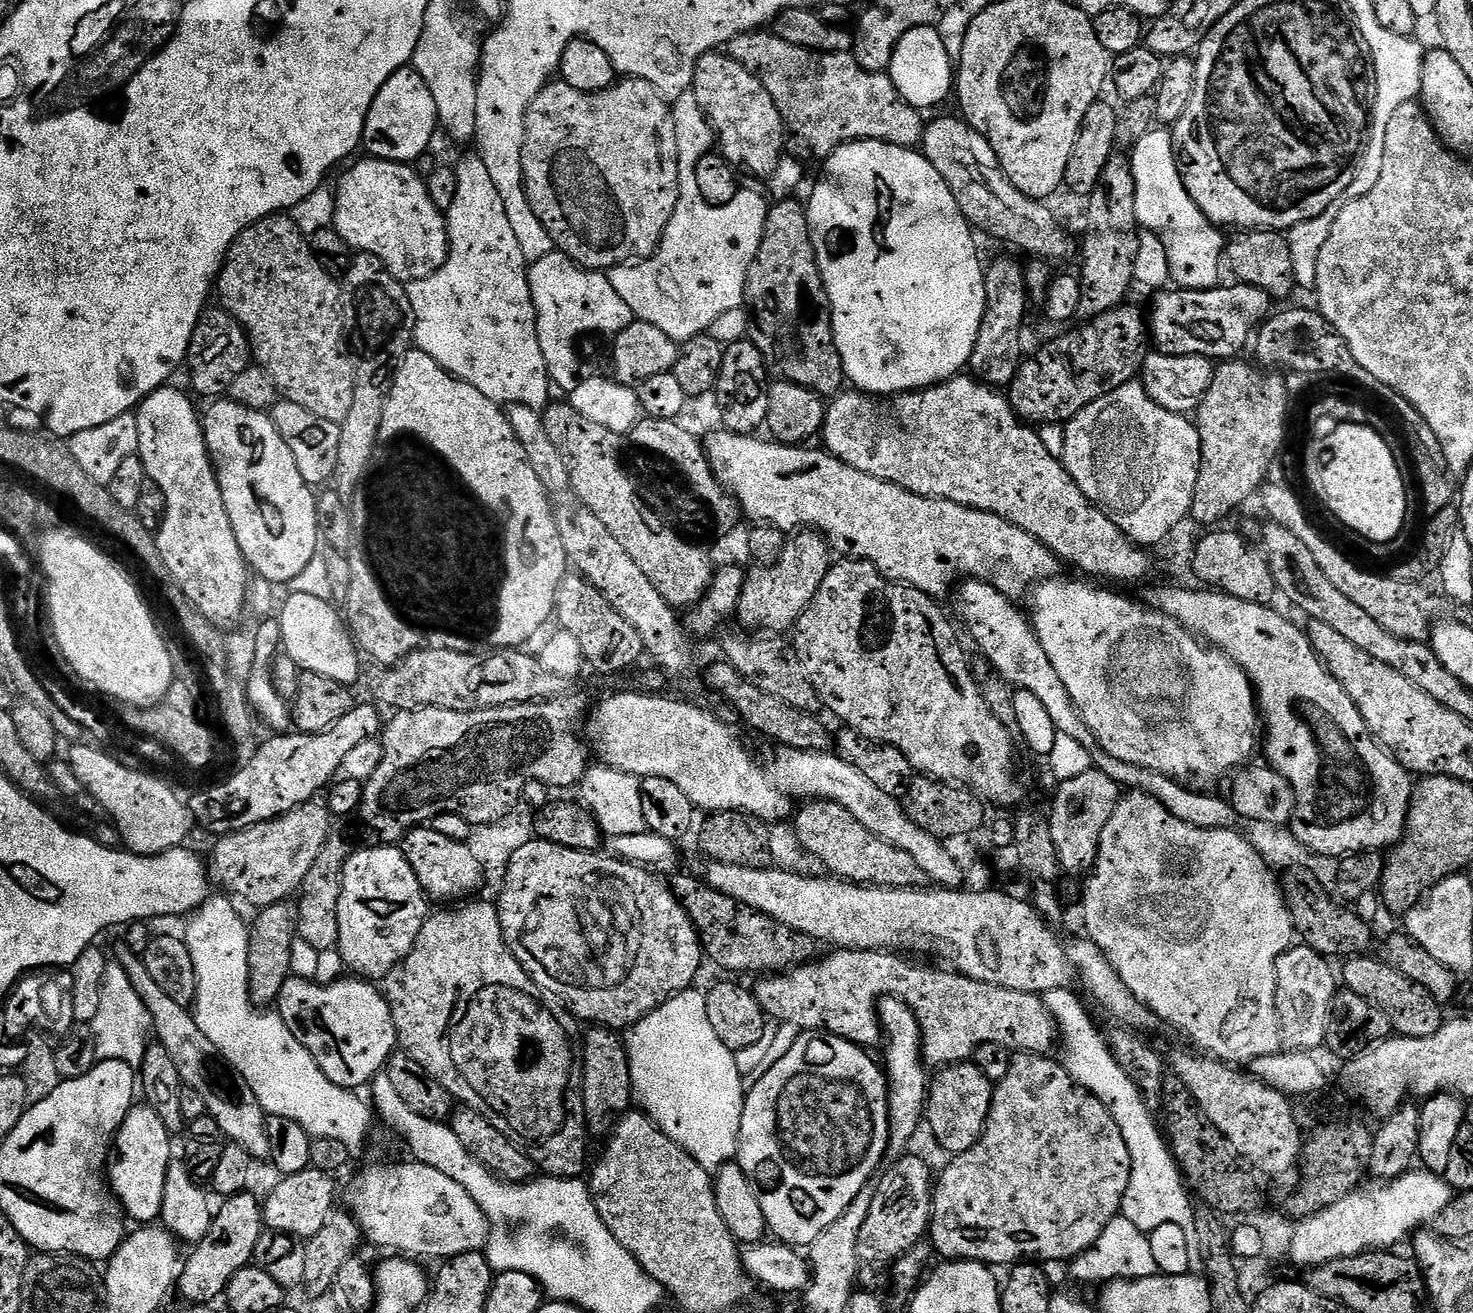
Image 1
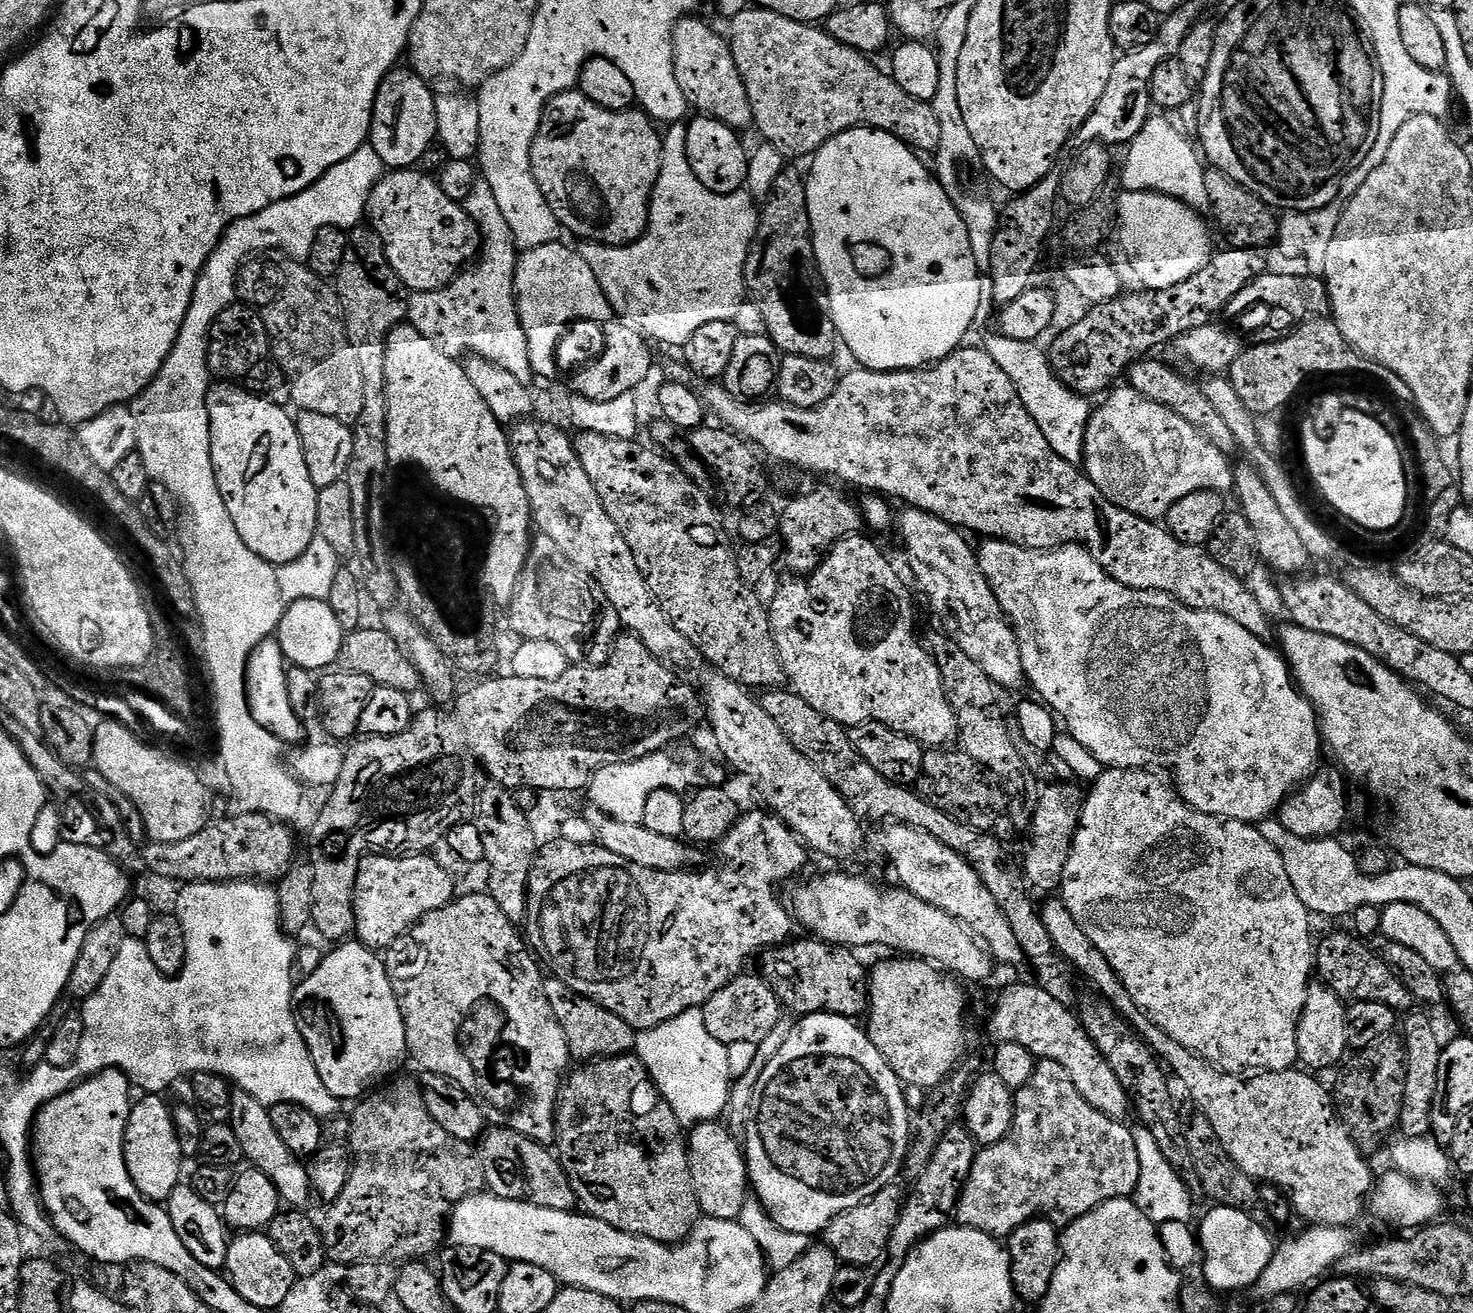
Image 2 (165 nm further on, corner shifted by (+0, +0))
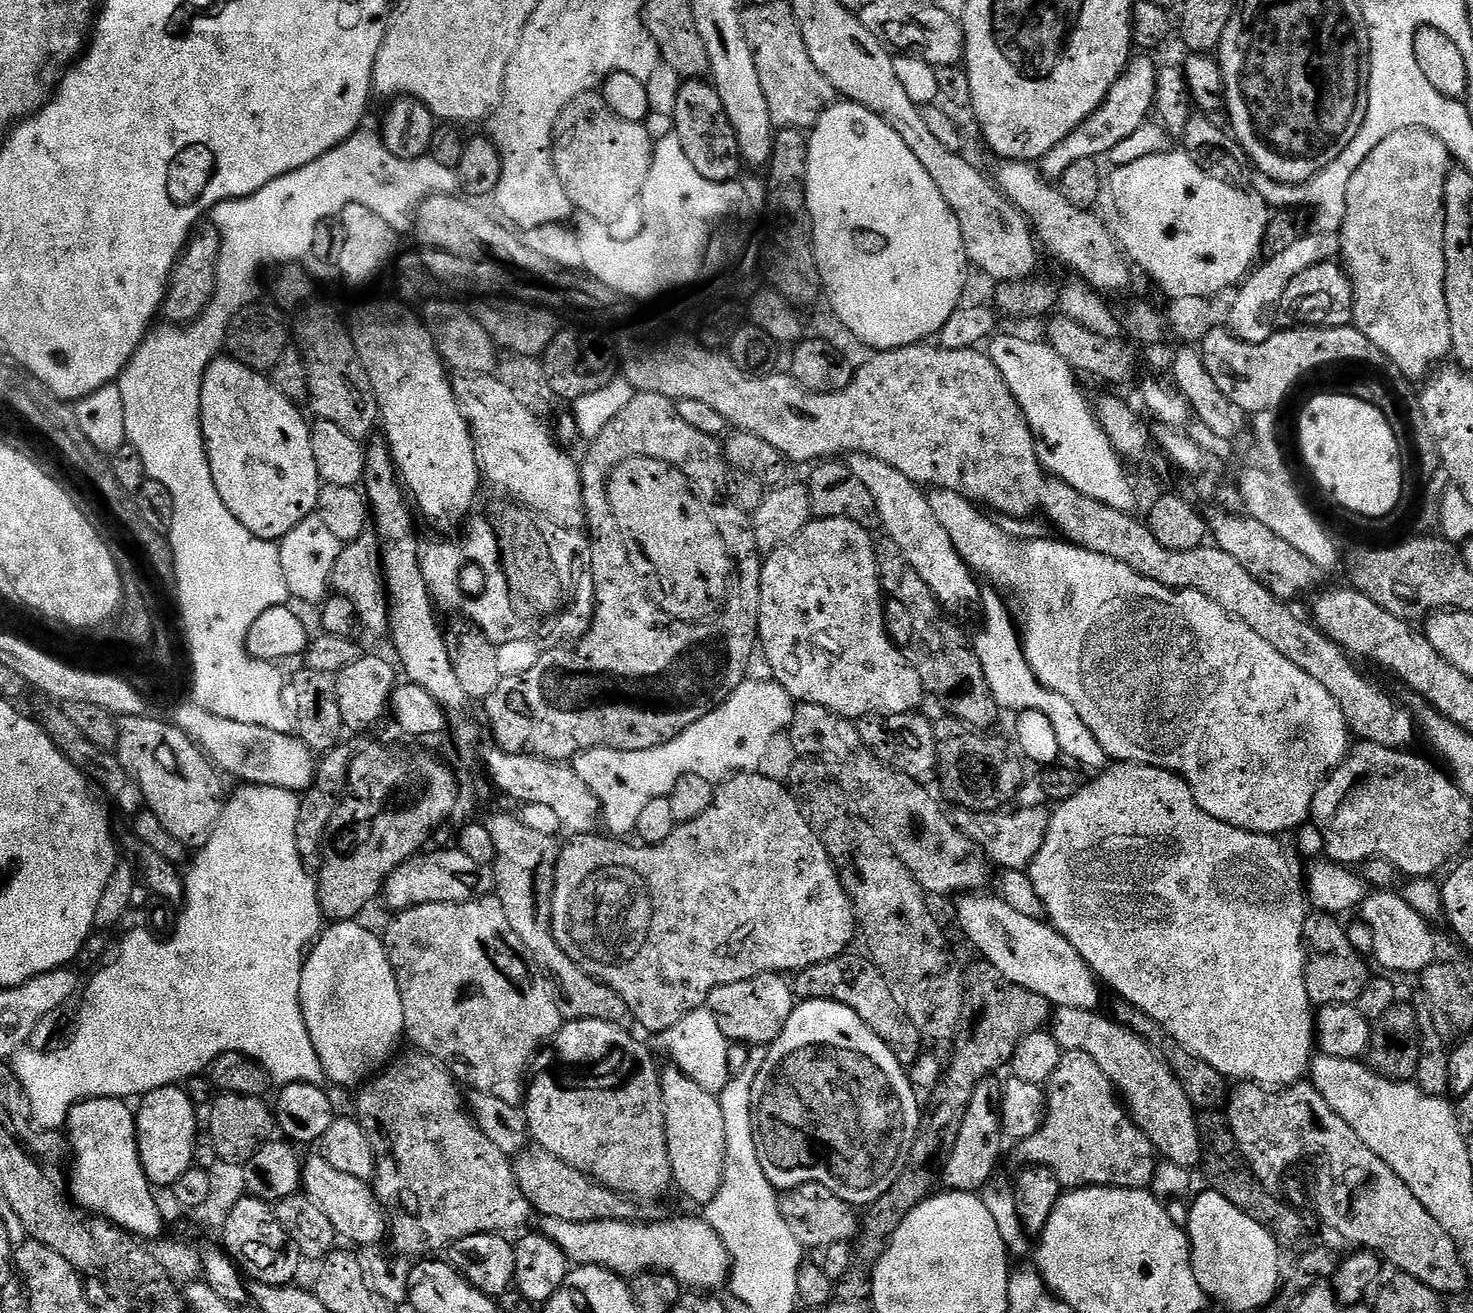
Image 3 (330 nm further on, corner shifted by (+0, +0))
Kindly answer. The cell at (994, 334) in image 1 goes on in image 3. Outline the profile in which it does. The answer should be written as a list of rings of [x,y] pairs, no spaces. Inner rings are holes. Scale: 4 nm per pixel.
[[[1140,54],[1129,60],[1118,82],[1110,88],[1110,94],[1106,94],[1102,106],[1098,106],[1098,110],[1090,114],[1090,118],[1086,118],[1084,123],[1079,124],[1066,138],[1062,138],[1062,142],[1058,142],[1058,146],[1054,146],[1050,154],[1038,161],[1039,172],[1045,179],[1058,182],[1062,174],[1066,174],[1070,166],[1074,166],[1074,162],[1107,157],[1108,152],[1114,150],[1114,146],[1118,146],[1118,142],[1130,138],[1130,134],[1134,134],[1138,126],[1149,123],[1156,107],[1158,64],[1153,57],[1151,60],[1148,56],[1151,55]]]

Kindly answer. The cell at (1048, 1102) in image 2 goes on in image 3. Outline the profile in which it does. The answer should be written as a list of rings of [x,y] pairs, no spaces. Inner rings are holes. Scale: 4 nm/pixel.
[[[1082,1050],[1061,1051],[1058,1070],[1046,1085],[1042,1126],[1030,1138],[1019,1141],[1018,1148],[1025,1165],[1046,1166],[1064,1190],[1147,1189],[1158,1163],[1156,1147],[1132,1121],[1110,1078],[1102,1074],[1102,1066]]]

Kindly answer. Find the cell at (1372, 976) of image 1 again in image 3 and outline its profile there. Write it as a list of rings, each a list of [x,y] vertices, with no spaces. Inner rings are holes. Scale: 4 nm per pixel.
[[[1308,914],[1304,918],[1304,977],[1306,978],[1306,990],[1308,999],[1313,1005],[1323,1006],[1326,1004],[1355,1004],[1356,999],[1366,990],[1370,973],[1369,962],[1358,950],[1350,944],[1347,938],[1345,925],[1339,924],[1337,917],[1332,914]]]

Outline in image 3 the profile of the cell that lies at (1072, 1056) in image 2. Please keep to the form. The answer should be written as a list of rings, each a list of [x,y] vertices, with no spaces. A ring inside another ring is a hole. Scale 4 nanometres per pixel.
[[[1056,1008],[1050,1017],[1050,1031],[1052,1037],[1060,1044],[1064,1050],[1082,1050],[1102,1066],[1102,1074],[1110,1078],[1110,1082],[1115,1086],[1117,1093],[1122,1097],[1122,1103],[1128,1110],[1132,1121],[1138,1128],[1150,1138],[1150,1142],[1156,1147],[1157,1153],[1165,1161],[1177,1163],[1178,1166],[1189,1170],[1195,1169],[1195,1164],[1202,1160],[1204,1156],[1204,1146],[1200,1142],[1200,1121],[1198,1119],[1198,1109],[1186,1094],[1182,1082],[1170,1070],[1170,1066],[1164,1063],[1159,1052],[1152,1048],[1138,1034],[1134,1034],[1123,1024],[1115,1023],[1111,1015],[1097,1010],[1078,1010],[1077,1008]]]

